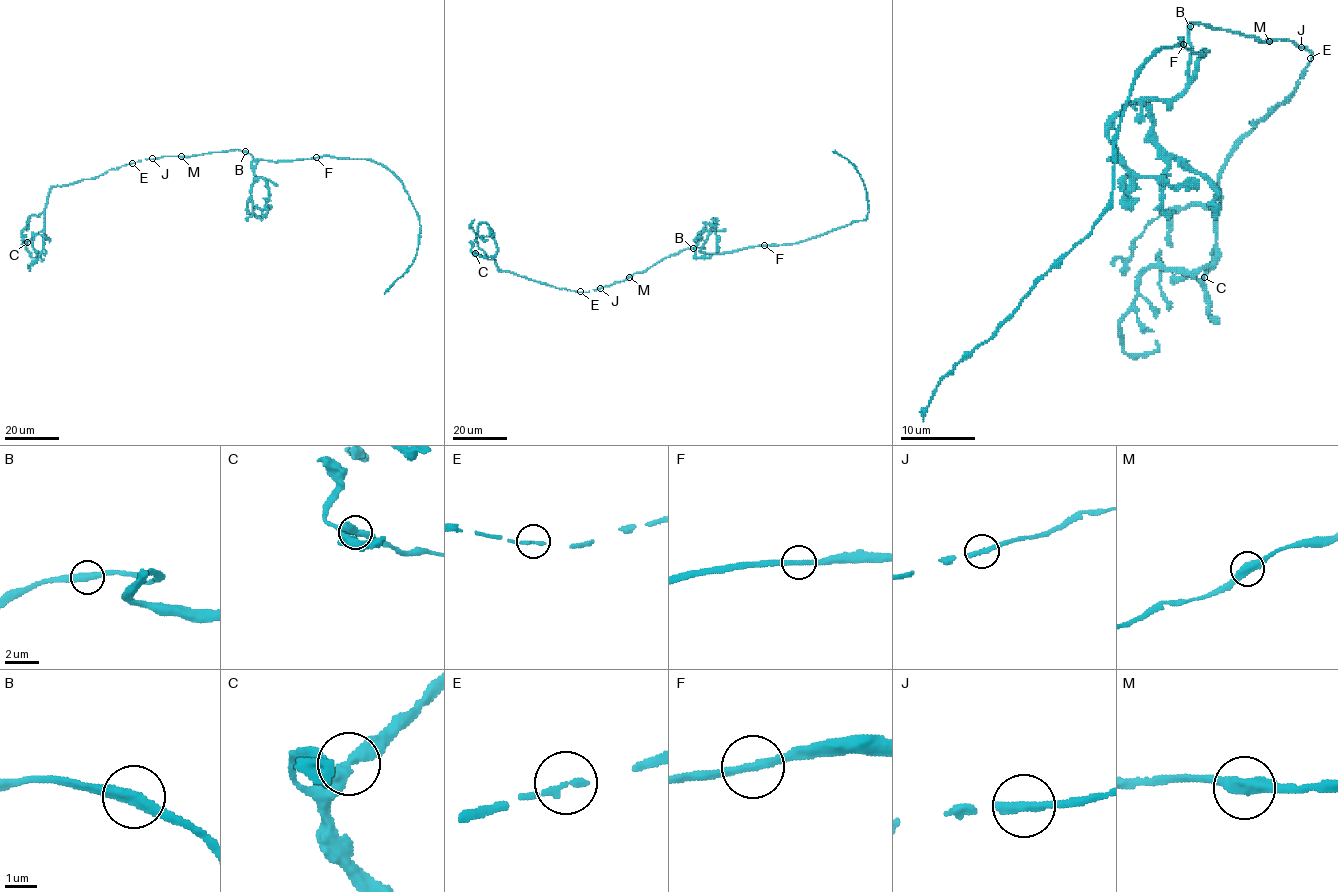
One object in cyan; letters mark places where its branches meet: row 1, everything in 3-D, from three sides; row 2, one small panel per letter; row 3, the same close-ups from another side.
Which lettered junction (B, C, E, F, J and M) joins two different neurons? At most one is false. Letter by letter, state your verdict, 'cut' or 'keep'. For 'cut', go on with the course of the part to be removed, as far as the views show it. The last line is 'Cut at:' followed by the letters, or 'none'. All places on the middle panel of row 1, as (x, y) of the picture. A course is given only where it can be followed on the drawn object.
B: keep
C: keep
E: keep
F: keep
J: keep
M: keep
Cut at: none

